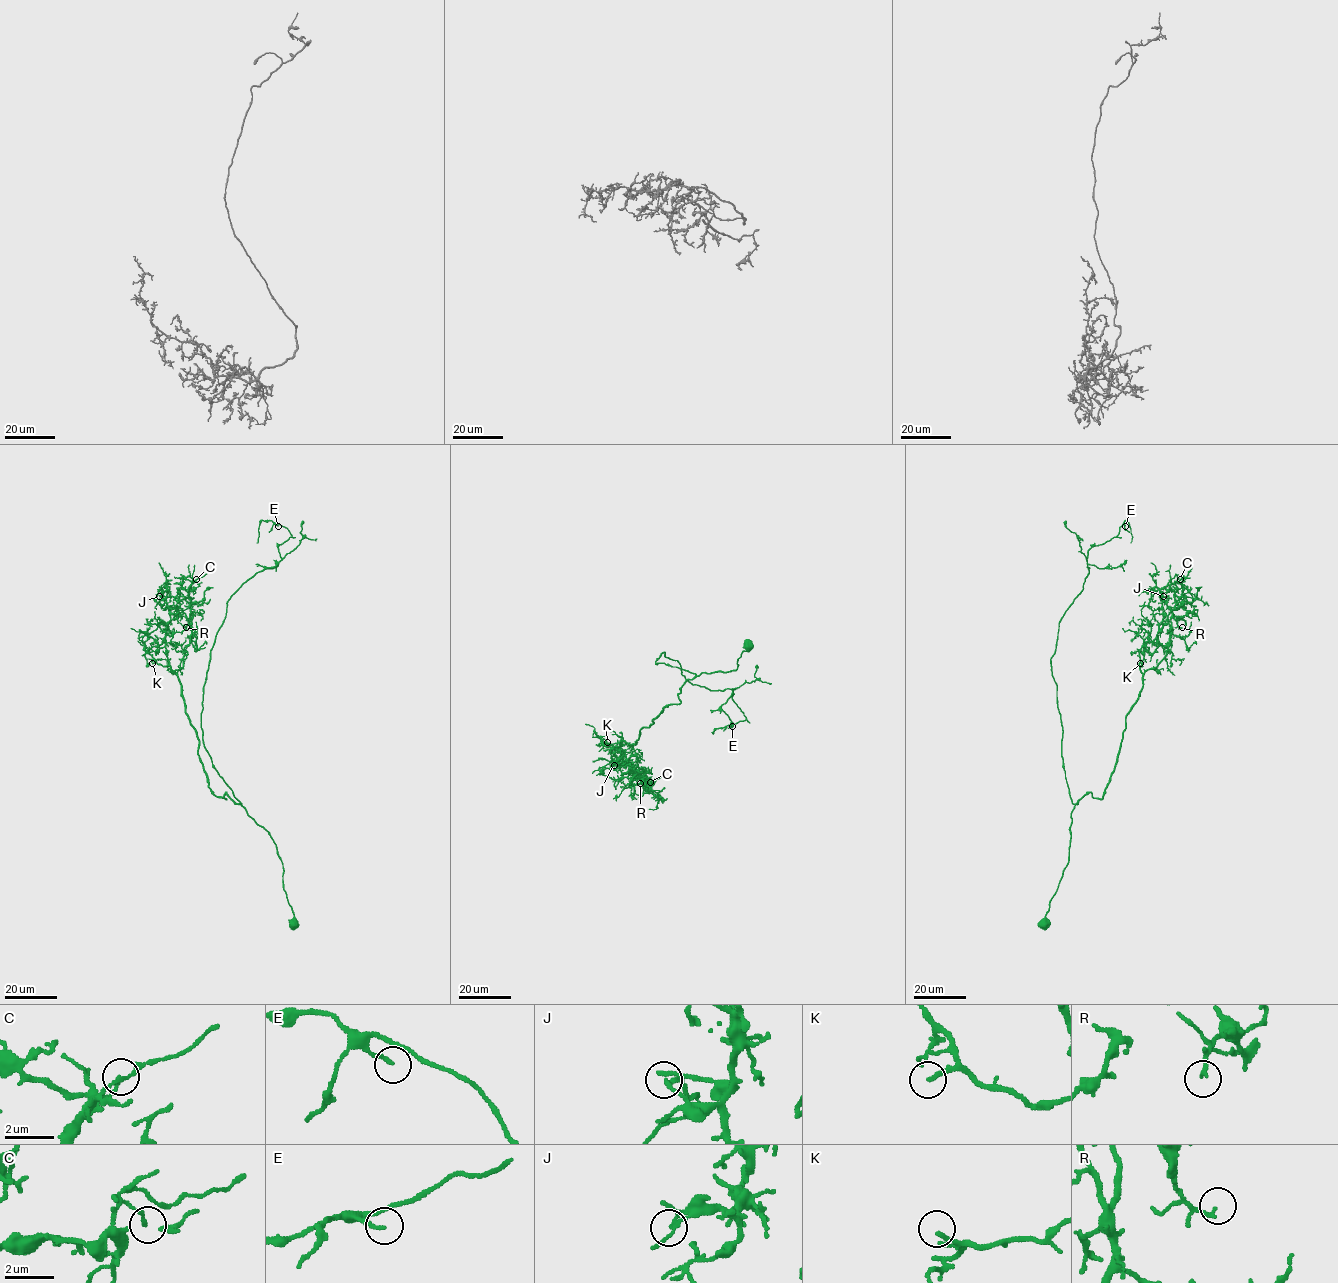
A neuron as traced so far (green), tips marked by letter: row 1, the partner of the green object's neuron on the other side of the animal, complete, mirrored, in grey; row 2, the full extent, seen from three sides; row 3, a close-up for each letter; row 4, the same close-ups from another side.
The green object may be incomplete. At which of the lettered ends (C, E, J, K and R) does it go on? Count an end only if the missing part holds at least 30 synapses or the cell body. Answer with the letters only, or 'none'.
K

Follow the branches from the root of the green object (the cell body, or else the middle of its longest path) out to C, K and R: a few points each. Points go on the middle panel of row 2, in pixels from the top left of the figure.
C: (748, 645), (736, 670), (688, 679), (681, 702), (640, 730), (631, 746), (646, 769), (643, 782), (650, 782)
K: (748, 645), (736, 670), (688, 679), (678, 694), (681, 702), (664, 707), (640, 730), (635, 744), (607, 742)
R: (748, 645), (736, 670), (688, 679), (681, 702), (640, 730), (631, 745), (646, 772), (640, 783)

